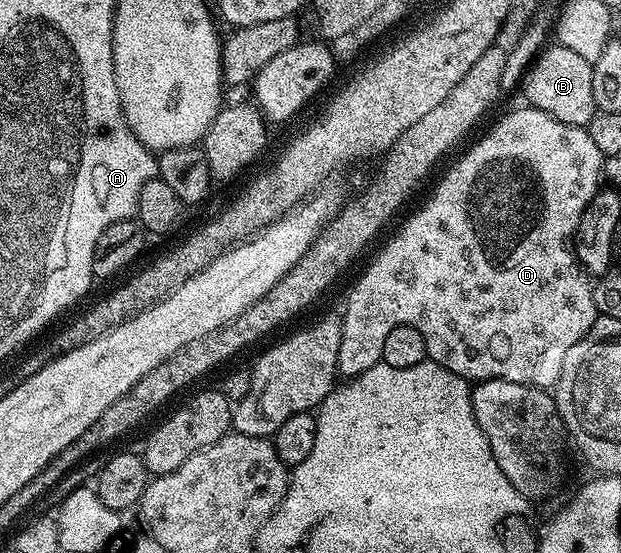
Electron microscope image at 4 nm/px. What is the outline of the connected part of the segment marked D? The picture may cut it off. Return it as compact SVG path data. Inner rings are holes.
M529 104L523 107L523 110L514 110L511 114L504 115L439 180L438 187L430 194L430 199L383 244L382 251L374 258L374 263L359 276L358 283L351 288L350 295L346 298L346 311L340 314L342 335L338 353L338 373L343 379L365 375L368 368L377 367L381 363L384 336L388 336L392 328L414 326L424 336L429 361L439 362L441 366L448 368L448 372L471 383L477 384L489 378L503 378L525 386L552 388L560 380L560 368L564 368L564 356L568 356L568 348L572 348L572 344L576 344L576 340L580 340L580 336L584 336L600 316L594 299L592 278L574 257L571 246L574 230L580 224L584 210L600 189L600 179L604 174L604 156L600 148L596 148L587 127L564 124Z

